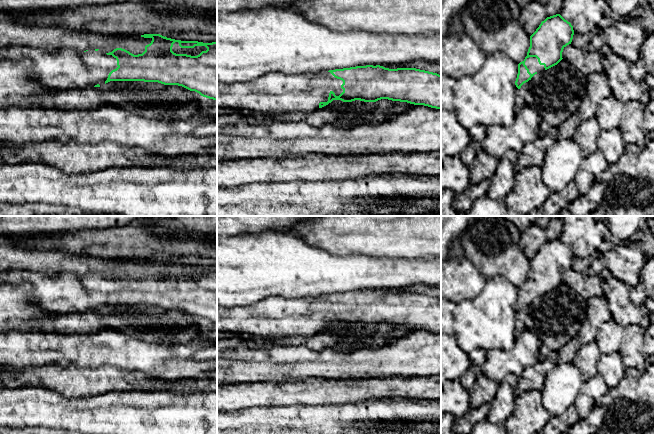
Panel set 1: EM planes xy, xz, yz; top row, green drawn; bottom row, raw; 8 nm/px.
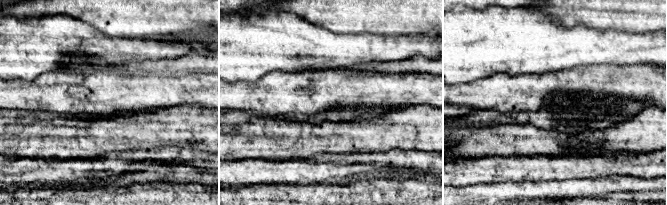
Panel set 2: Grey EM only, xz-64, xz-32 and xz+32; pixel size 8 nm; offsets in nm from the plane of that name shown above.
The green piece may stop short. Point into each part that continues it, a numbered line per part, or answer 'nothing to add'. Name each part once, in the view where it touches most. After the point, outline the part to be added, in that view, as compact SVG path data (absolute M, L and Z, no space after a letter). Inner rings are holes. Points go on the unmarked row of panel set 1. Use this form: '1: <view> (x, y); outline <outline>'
1: xz (274, 317); outline M323 295L316 298L283 298L271 296L250 306L224 308L217 306L217 331L228 331L246 336L284 338L291 336L312 337L319 333L320 326L327 326L329 317L333 315L339 320L343 313L343 305L335 302L330 296Z

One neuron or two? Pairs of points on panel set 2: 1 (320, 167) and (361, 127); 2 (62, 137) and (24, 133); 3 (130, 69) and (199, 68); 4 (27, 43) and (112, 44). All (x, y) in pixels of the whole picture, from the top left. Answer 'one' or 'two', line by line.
1: two
2: one
3: one
4: one

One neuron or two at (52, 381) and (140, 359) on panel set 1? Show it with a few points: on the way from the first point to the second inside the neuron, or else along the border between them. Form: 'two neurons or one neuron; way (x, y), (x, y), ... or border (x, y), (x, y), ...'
two neurons; border (88, 366), (117, 366), (127, 371), (135, 371)

